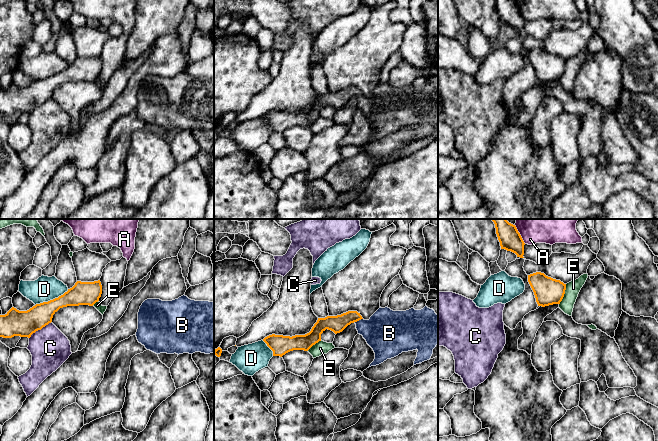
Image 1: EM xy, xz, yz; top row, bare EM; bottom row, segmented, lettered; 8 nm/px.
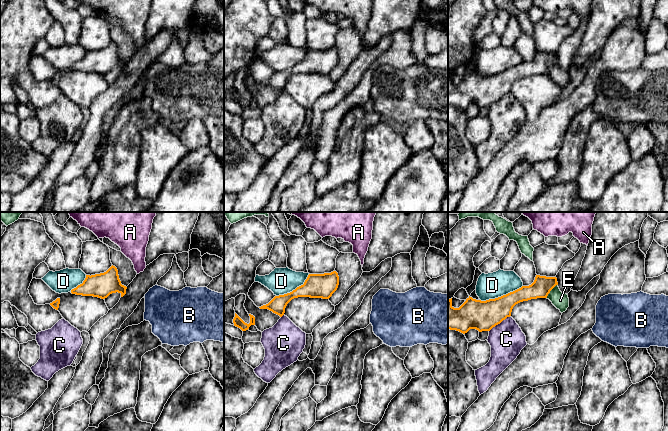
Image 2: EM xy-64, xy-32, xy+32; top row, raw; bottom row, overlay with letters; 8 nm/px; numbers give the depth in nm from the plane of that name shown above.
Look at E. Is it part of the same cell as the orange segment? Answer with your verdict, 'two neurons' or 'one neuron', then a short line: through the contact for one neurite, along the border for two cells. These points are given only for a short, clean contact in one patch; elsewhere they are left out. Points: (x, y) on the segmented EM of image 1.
two neurons | yz (566, 284), (564, 296), (559, 304)

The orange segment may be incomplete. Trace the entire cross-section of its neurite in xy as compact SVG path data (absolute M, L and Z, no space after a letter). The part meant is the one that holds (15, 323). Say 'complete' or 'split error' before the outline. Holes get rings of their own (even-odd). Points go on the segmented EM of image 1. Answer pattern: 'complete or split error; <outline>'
complete; M100 280L94 282L77 281L63 295L48 302L36 304L27 311L19 311L12 307L5 315L0 315L0 337L30 338L33 333L51 323L53 315L60 308L79 305L93 306L99 301L101 294Z

